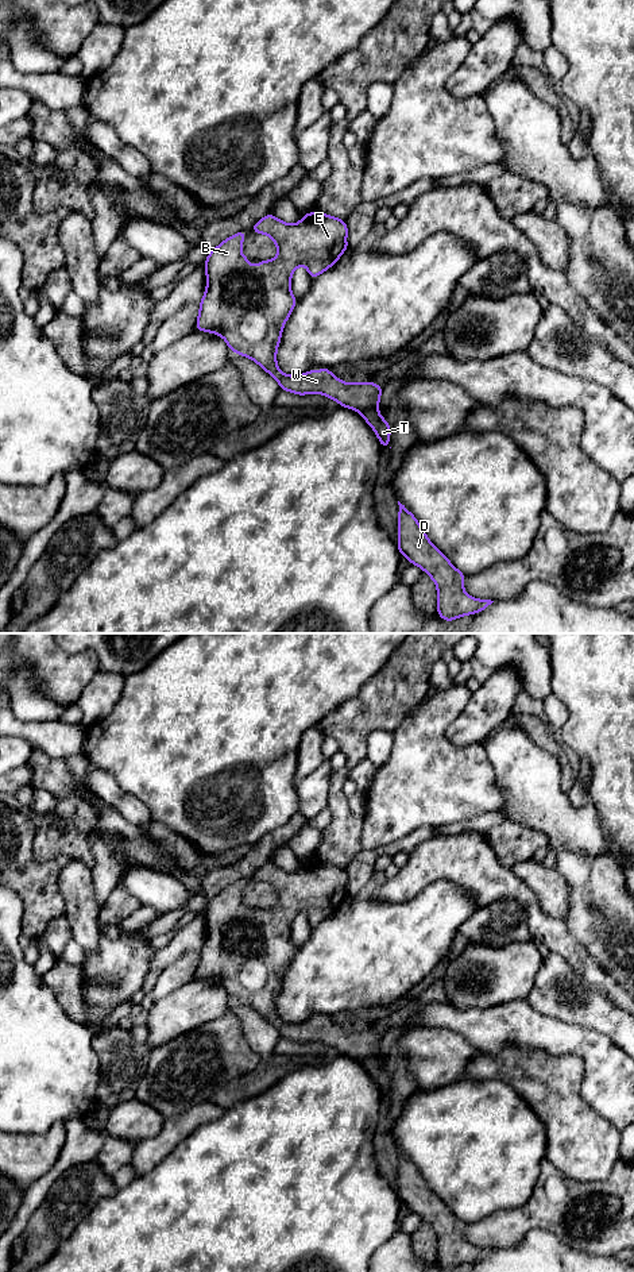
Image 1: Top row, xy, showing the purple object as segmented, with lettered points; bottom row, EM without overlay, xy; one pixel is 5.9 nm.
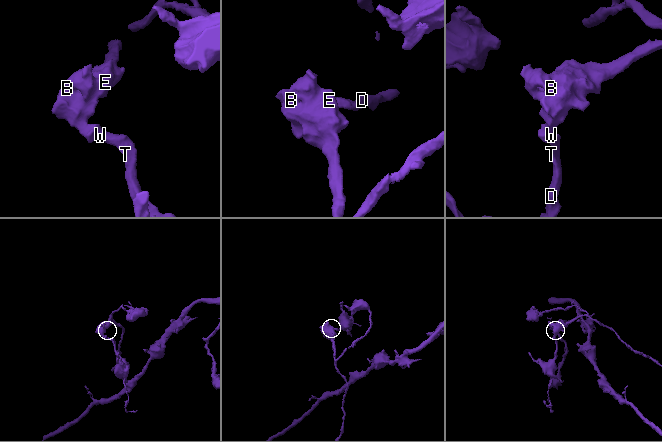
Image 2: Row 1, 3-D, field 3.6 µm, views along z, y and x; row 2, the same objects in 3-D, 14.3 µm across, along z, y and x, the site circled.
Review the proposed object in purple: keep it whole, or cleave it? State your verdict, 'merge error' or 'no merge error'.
no merge error

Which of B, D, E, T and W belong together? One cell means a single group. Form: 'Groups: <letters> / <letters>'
Groups: B D E T W

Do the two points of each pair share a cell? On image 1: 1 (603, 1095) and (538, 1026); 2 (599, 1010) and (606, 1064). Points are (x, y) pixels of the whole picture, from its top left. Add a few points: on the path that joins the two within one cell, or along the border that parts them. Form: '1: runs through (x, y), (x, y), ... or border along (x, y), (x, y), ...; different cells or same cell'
1: runs through (603, 1074), (571, 1039), (560, 1039); same cell
2: border along (572, 1024), (579, 1024), (606, 1035), (619, 1048); different cells

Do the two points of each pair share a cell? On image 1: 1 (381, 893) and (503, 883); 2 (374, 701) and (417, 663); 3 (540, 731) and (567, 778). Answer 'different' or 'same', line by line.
1: same
2: same
3: same

